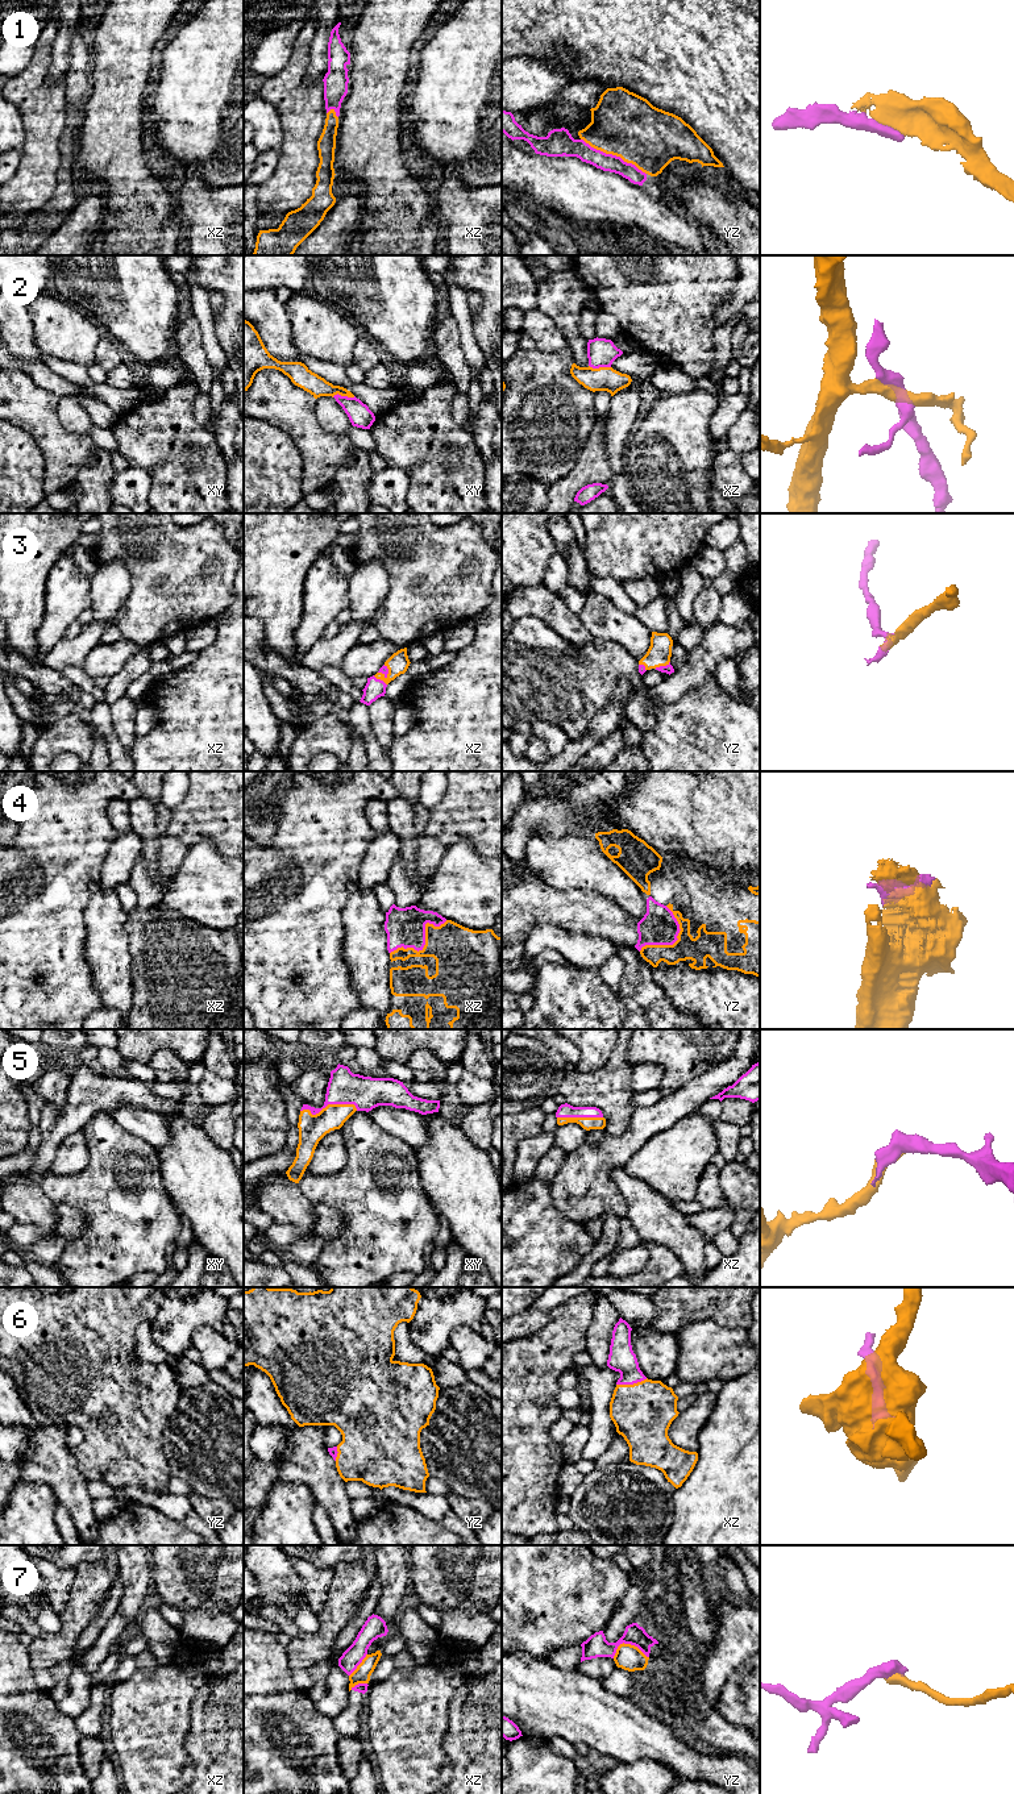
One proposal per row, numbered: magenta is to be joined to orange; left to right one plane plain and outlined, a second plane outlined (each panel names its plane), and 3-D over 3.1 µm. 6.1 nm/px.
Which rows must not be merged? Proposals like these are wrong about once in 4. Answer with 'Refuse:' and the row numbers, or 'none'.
Refuse: 2, 7

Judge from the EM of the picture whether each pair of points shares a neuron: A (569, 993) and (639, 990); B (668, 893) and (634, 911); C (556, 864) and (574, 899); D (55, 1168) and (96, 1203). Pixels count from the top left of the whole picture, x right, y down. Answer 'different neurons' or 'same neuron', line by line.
A: same neuron
B: different neurons
C: different neurons
D: different neurons

